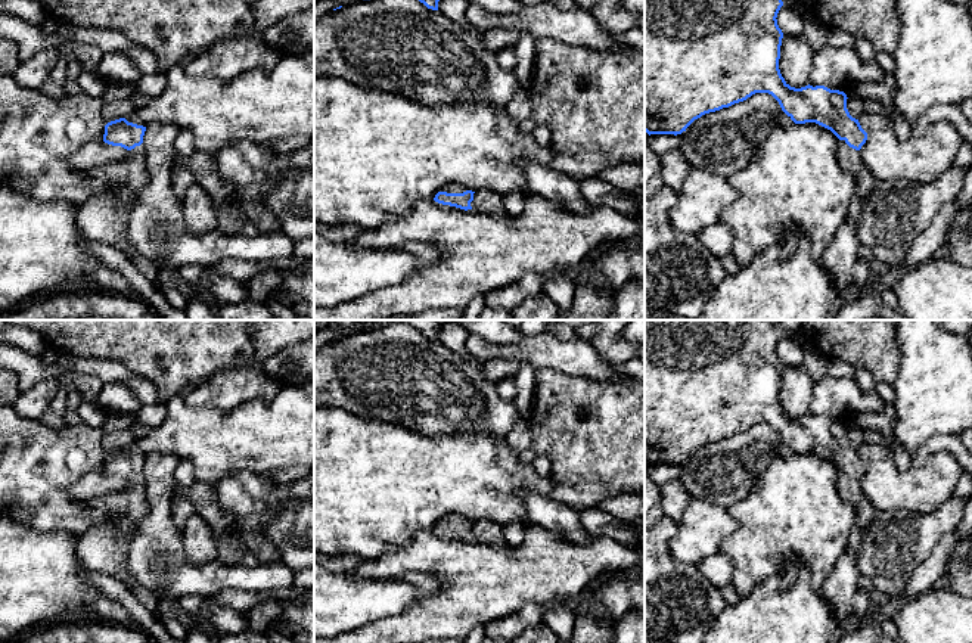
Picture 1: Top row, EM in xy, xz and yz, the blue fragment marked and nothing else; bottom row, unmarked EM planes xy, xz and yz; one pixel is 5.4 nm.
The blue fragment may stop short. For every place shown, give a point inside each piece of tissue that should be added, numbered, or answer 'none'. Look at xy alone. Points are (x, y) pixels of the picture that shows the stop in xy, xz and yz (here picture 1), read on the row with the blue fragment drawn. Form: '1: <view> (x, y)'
1: xy (103, 219)

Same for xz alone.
1: xz (452, 188)

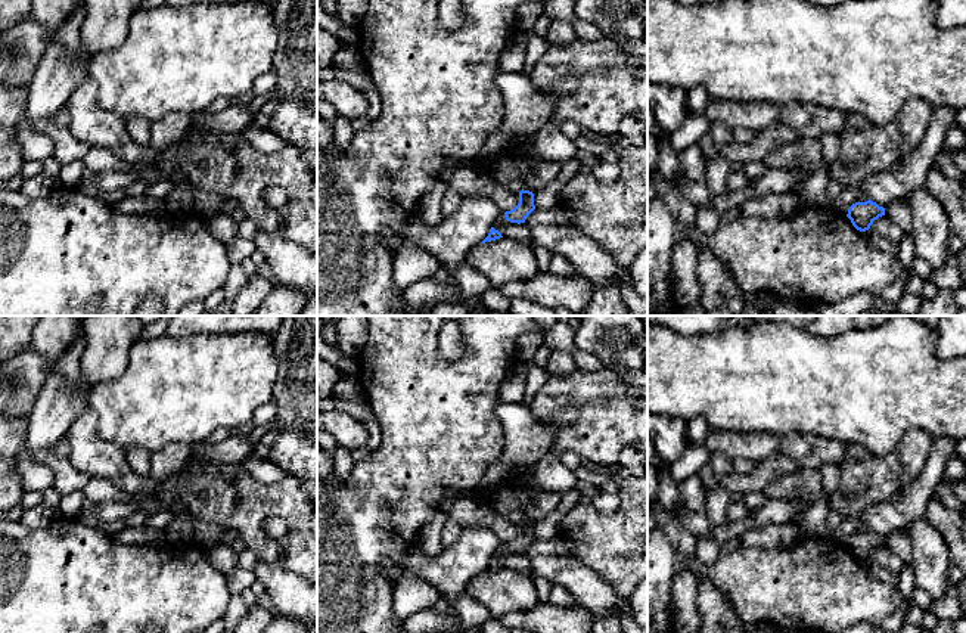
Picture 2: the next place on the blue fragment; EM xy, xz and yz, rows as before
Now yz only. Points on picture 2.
none

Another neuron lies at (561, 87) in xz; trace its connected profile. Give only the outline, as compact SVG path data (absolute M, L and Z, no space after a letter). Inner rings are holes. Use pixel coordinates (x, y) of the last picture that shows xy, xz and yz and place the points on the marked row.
M565 75L557 78L553 84L543 87L543 90L556 96L556 99L563 99L565 96L574 93L578 87L578 80L574 75Z

